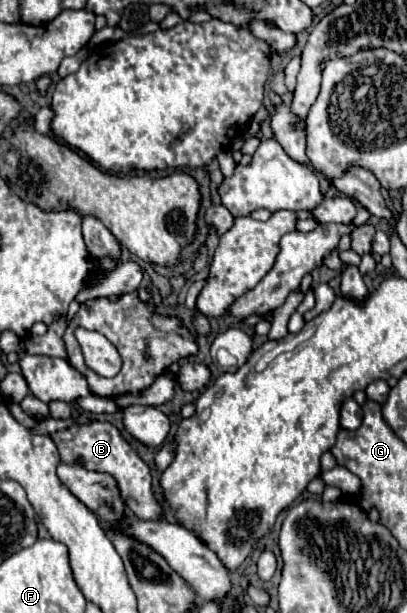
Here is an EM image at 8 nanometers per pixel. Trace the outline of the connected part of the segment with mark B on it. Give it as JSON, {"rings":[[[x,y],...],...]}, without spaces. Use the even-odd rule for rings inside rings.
{"rings":[[[90,420],[88,424],[74,424],[70,428],[58,430],[50,434],[54,440],[60,462],[64,464],[84,464],[84,468],[96,470],[96,472],[106,472],[114,476],[120,496],[124,498],[128,510],[132,510],[138,518],[142,520],[158,520],[162,516],[162,508],[156,502],[152,494],[152,478],[150,478],[150,468],[140,460],[136,450],[120,436],[118,428],[112,426],[110,422],[104,420]]]}

